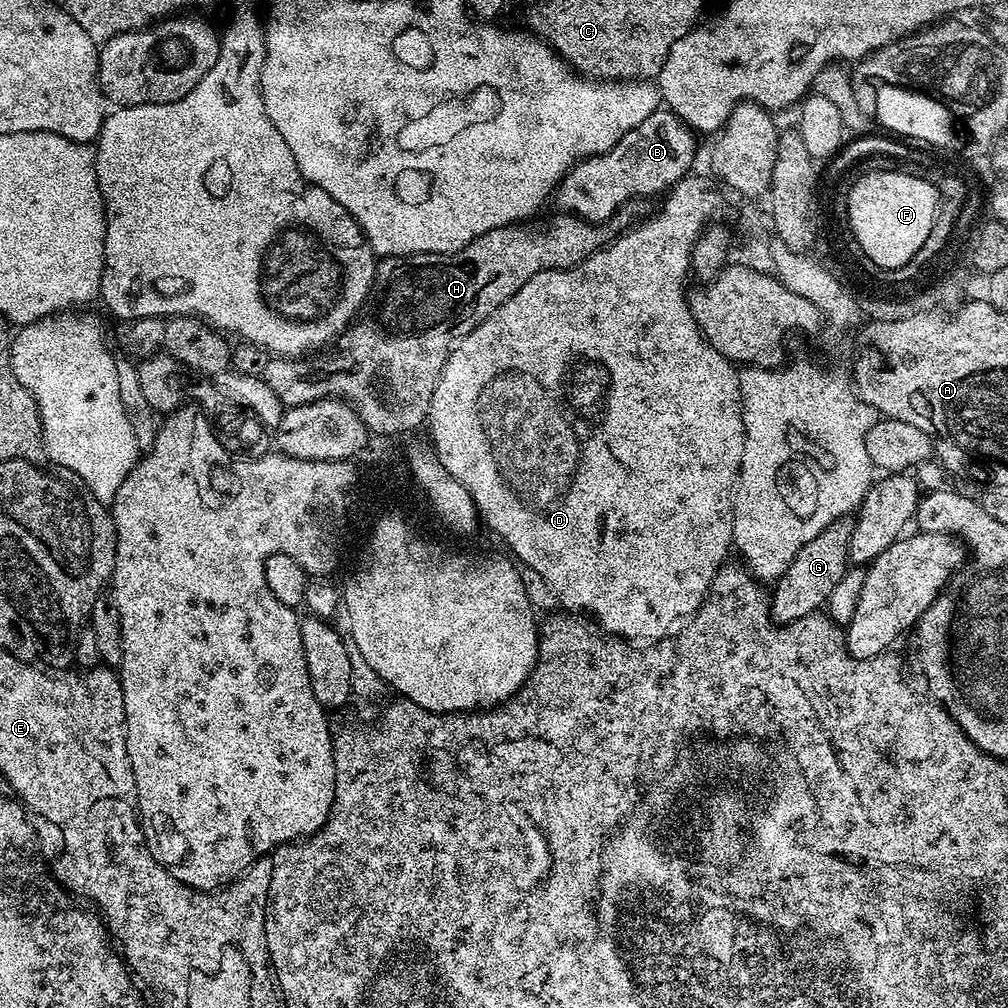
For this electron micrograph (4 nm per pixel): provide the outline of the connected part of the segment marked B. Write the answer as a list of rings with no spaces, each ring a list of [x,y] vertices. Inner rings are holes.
[[[667,107],[656,109],[650,118],[638,122],[634,130],[630,130],[601,156],[587,156],[585,160],[576,161],[576,165],[560,179],[556,185],[554,201],[561,213],[579,216],[589,222],[604,222],[613,217],[617,210],[625,207],[635,196],[656,196],[667,193],[673,184],[677,184],[681,178],[693,171],[692,163],[696,160],[696,140],[691,128],[683,124]]]

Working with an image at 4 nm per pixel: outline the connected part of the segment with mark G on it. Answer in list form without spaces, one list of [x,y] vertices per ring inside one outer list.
[[[847,519],[836,520],[794,554],[794,562],[786,566],[780,579],[775,581],[773,588],[776,589],[770,592],[770,611],[775,623],[781,625],[801,620],[819,613],[827,605],[834,586],[842,582],[842,574],[850,566],[848,539],[851,533],[852,525]]]

